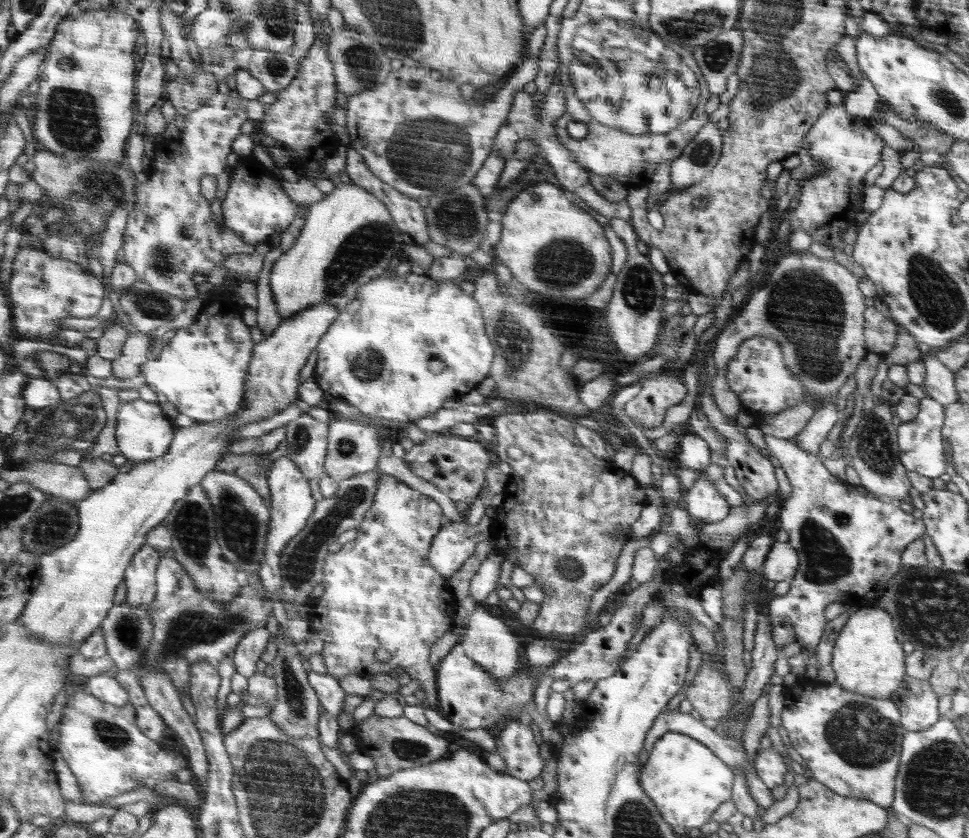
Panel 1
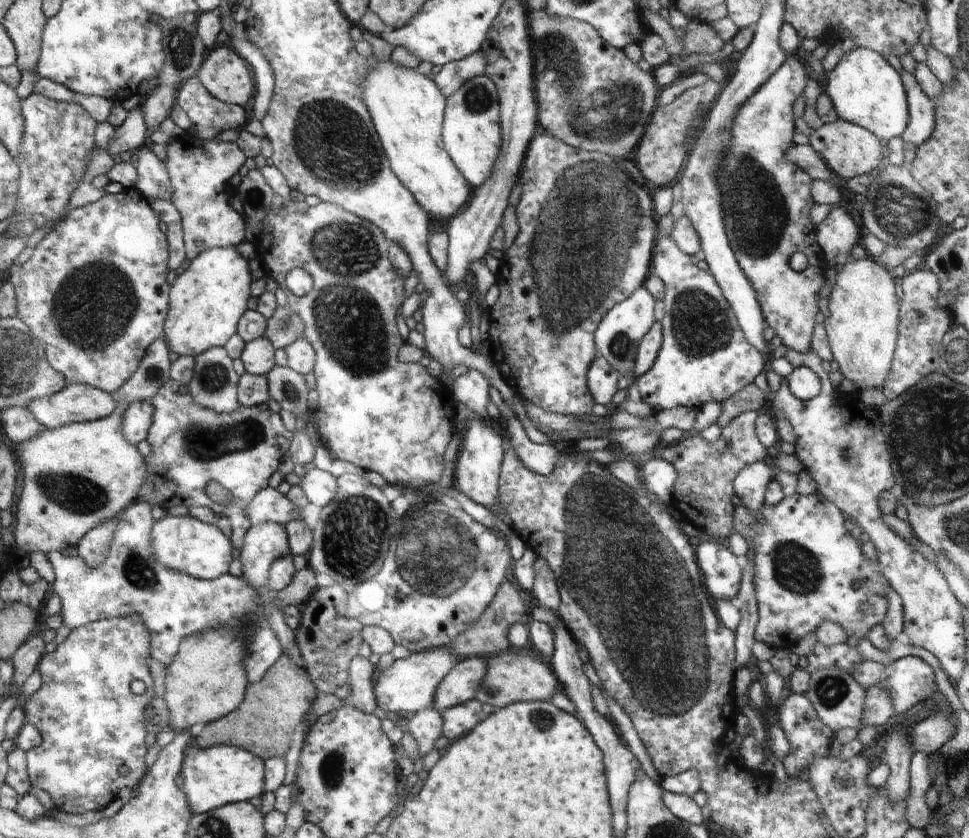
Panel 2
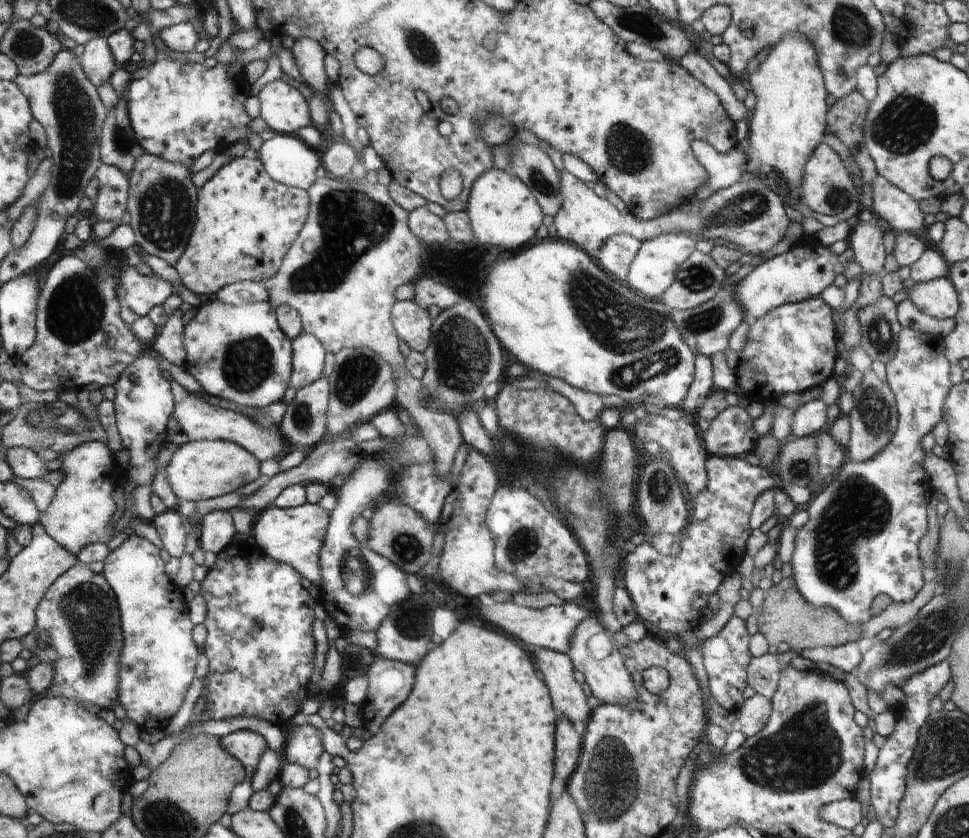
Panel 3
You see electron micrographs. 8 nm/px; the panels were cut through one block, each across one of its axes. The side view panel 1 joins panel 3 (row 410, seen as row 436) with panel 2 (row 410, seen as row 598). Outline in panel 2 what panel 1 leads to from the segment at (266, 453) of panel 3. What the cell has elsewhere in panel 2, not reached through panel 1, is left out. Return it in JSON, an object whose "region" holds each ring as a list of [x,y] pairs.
{"region":[[[72,384],[64,388],[64,391],[54,394],[54,396],[36,400],[29,410],[36,414],[36,418],[44,426],[52,430],[52,428],[60,428],[60,426],[66,426],[66,424],[100,421],[109,418],[118,409],[117,402],[117,396],[106,392],[106,390],[86,384]]]}

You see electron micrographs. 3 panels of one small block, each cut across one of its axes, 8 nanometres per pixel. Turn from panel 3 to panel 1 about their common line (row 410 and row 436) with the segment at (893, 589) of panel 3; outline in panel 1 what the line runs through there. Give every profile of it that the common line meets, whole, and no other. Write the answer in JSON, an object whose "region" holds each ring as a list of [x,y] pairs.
{"region":[[[926,396],[919,400],[919,413],[910,421],[899,425],[899,451],[902,464],[909,472],[916,472],[926,478],[938,478],[946,470],[942,420],[946,420],[946,407],[936,399]]]}

